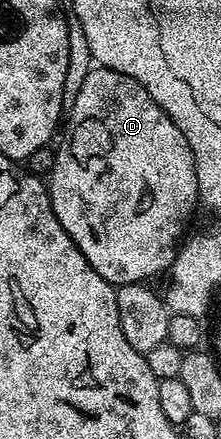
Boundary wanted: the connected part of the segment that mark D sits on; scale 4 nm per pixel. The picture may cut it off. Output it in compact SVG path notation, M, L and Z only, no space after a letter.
M98 66L92 69L80 82L75 101L70 101L63 145L54 149L55 161L49 173L53 214L101 278L116 286L142 284L150 281L150 276L170 269L184 239L183 227L194 214L195 204L197 208L200 203L193 150L189 150L185 134L173 126L169 114L149 98L138 82L117 74L117 70Z

